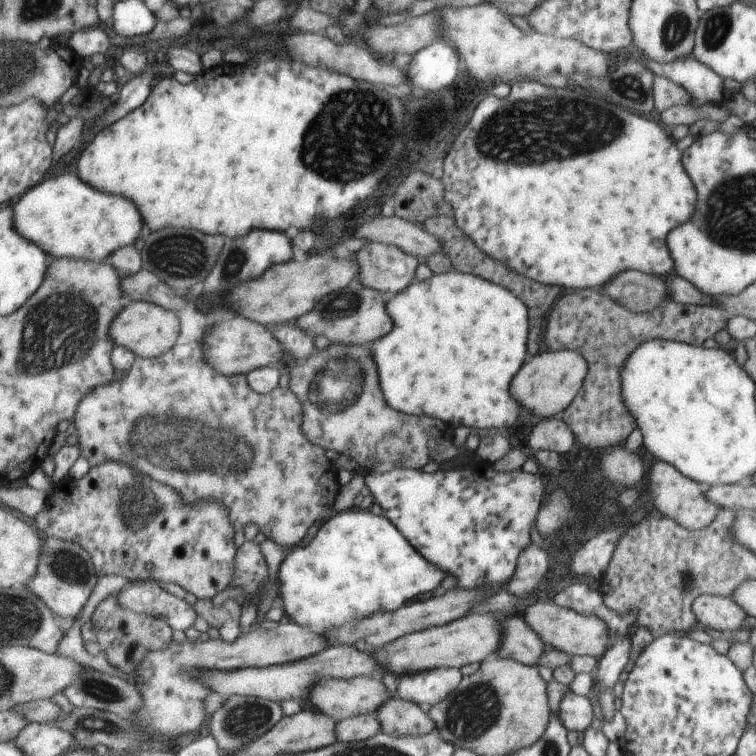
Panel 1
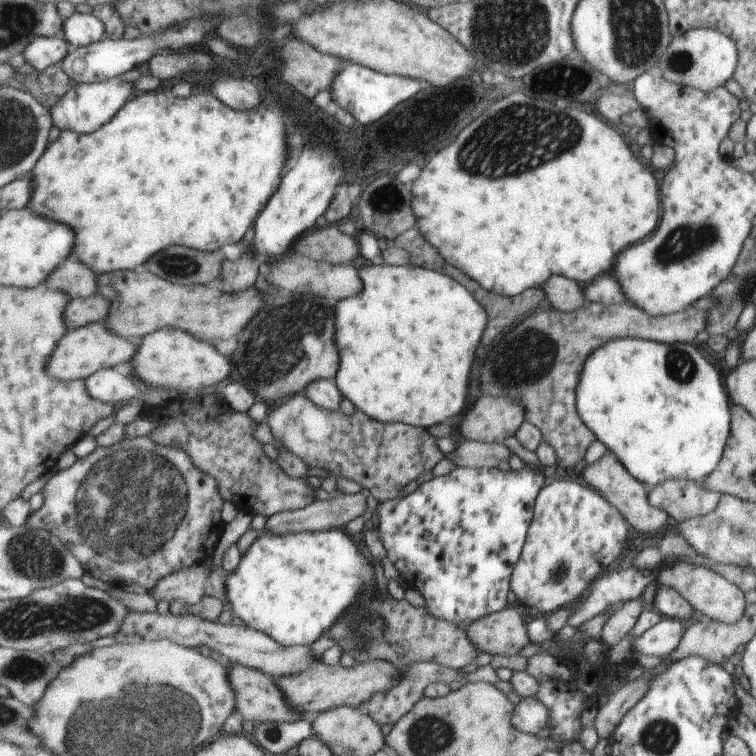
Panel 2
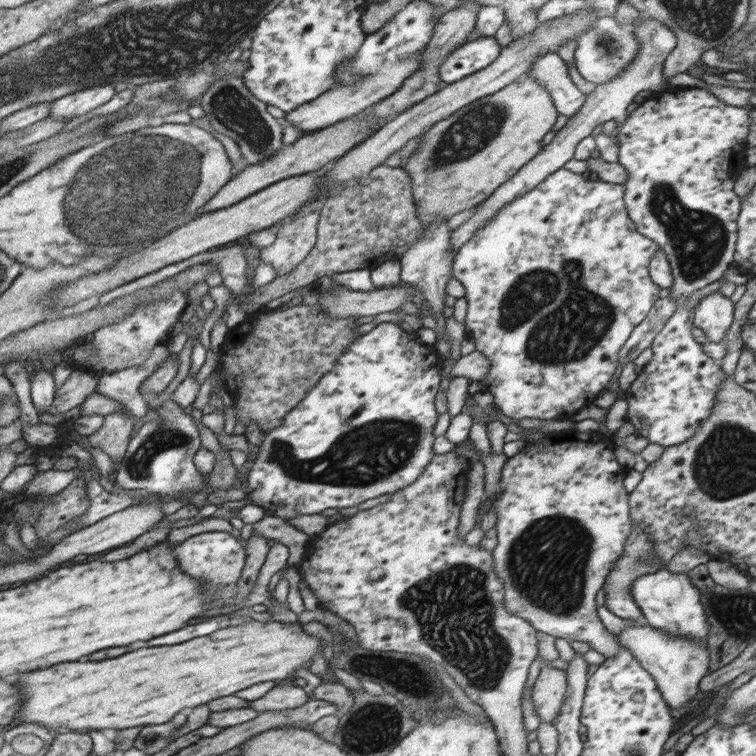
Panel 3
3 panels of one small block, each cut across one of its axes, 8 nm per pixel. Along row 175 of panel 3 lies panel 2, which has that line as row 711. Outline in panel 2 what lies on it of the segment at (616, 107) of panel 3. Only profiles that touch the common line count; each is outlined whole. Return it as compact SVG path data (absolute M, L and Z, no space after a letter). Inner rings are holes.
M534 697L523 698L514 706L512 714L512 726L524 732L524 734L538 734L544 730L550 722L550 712L548 708L534 700Z

